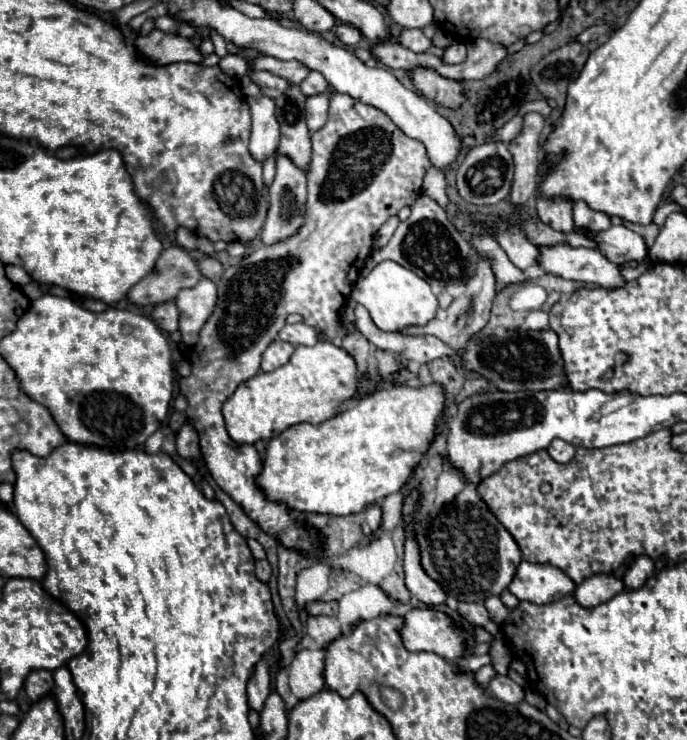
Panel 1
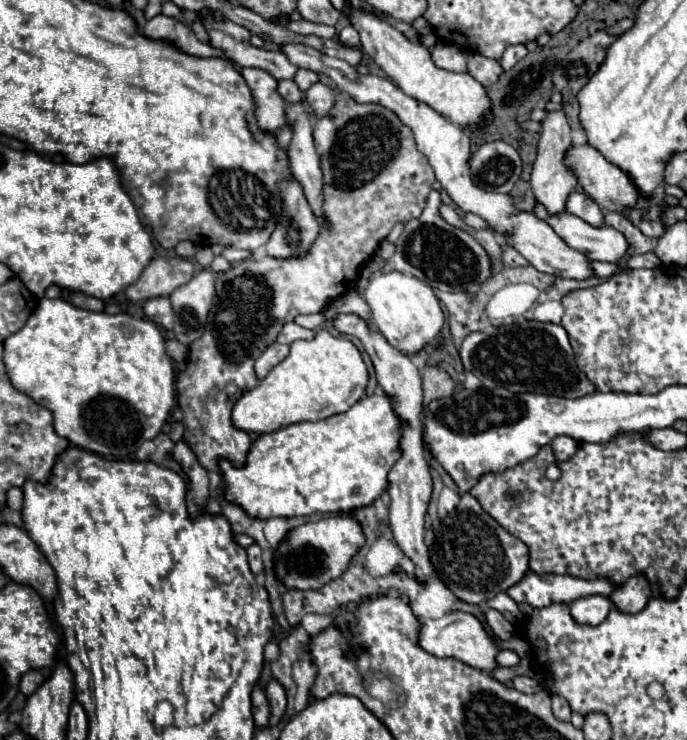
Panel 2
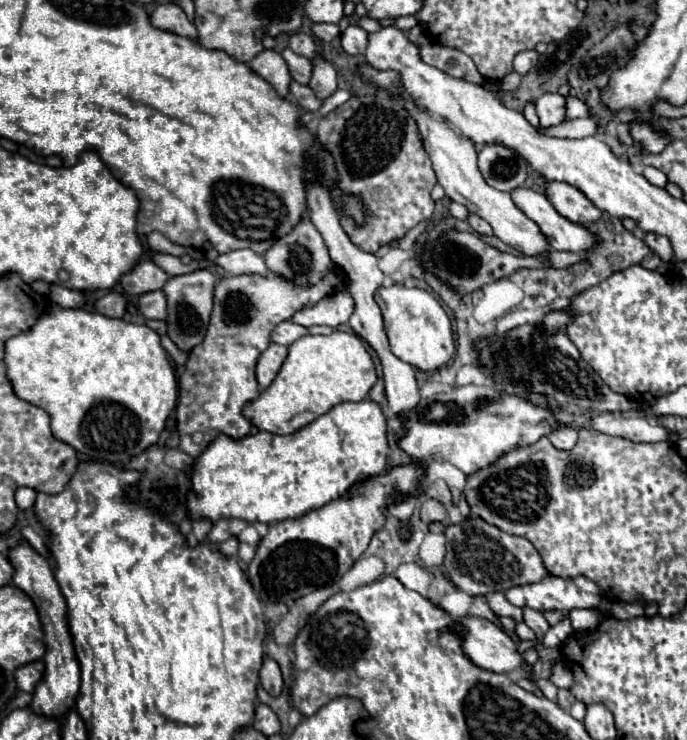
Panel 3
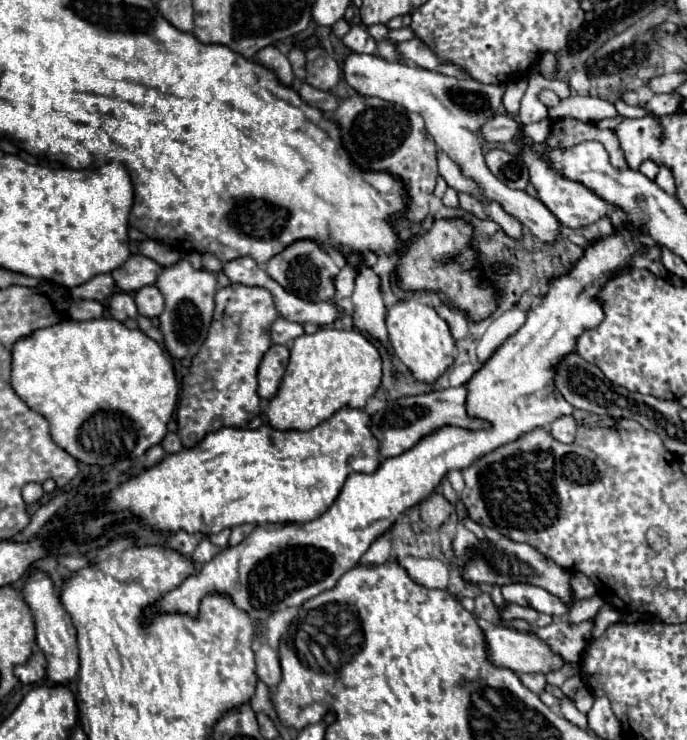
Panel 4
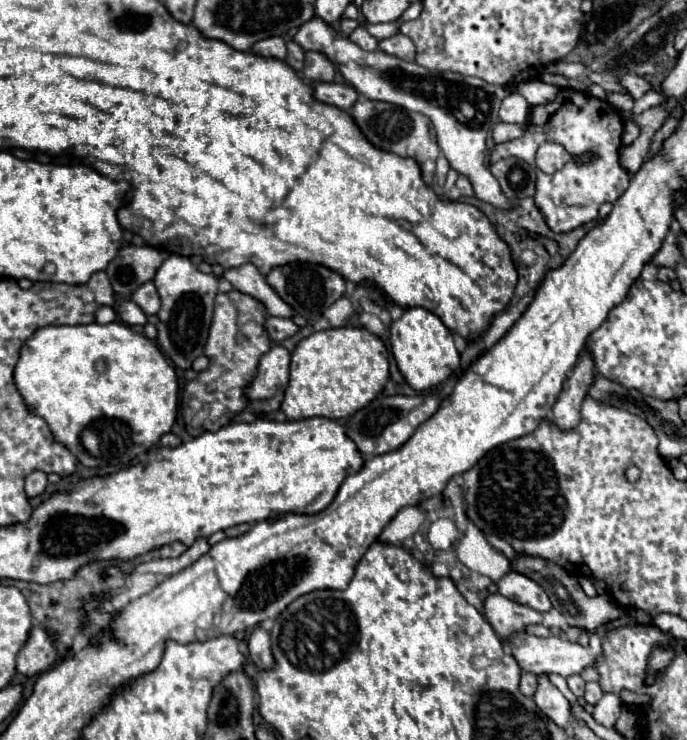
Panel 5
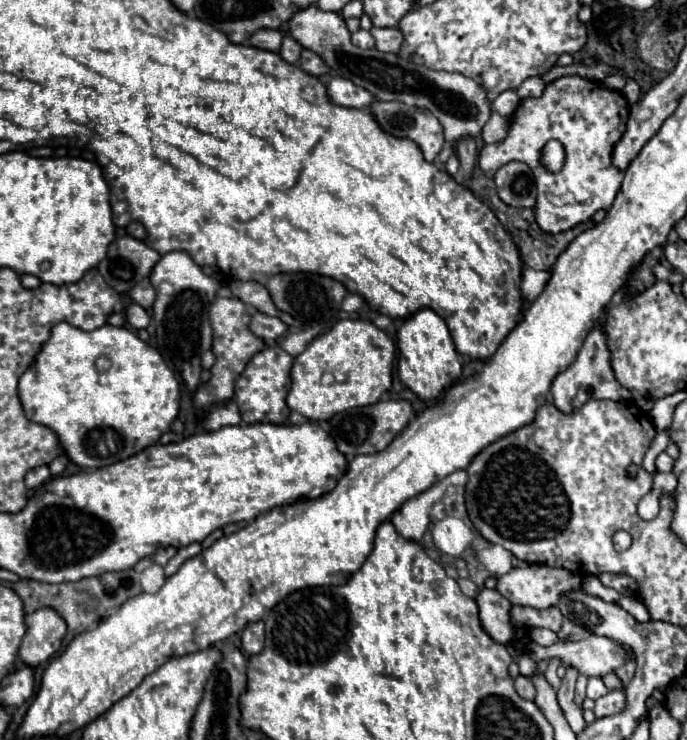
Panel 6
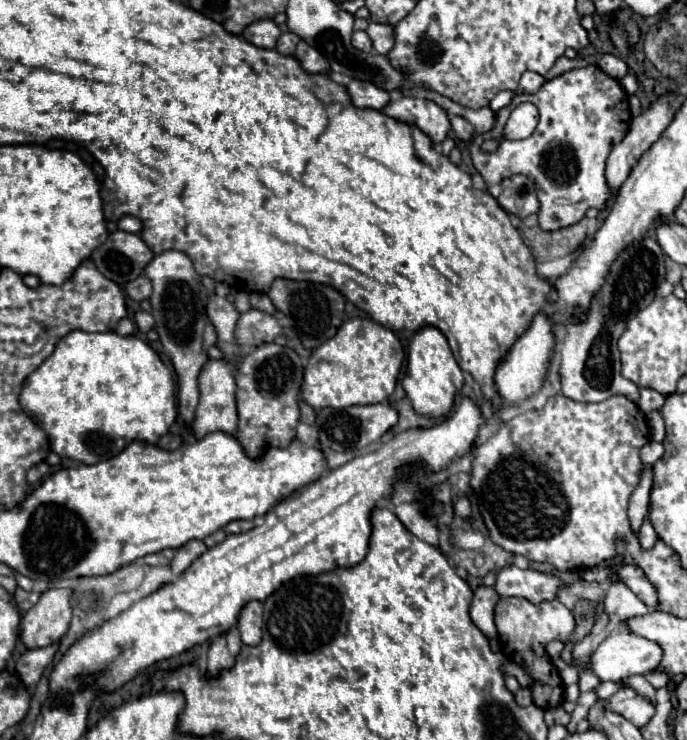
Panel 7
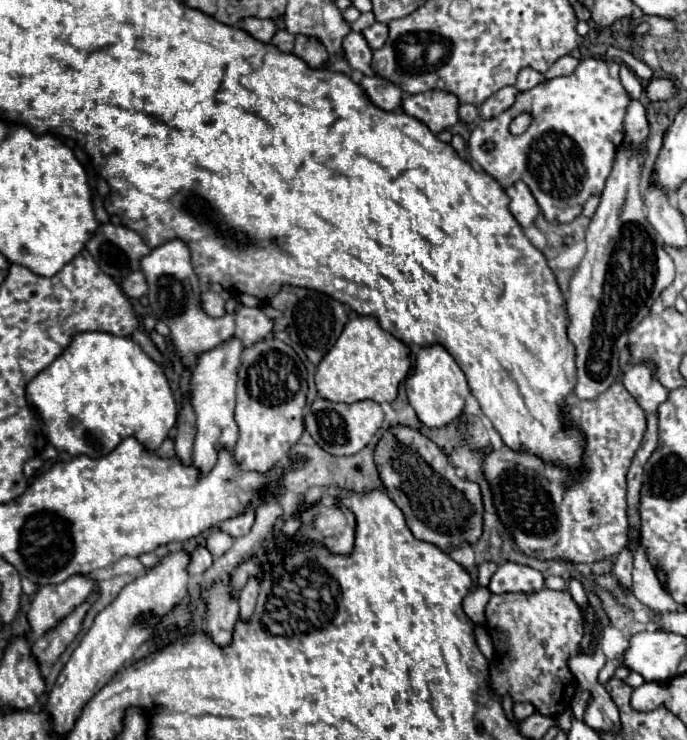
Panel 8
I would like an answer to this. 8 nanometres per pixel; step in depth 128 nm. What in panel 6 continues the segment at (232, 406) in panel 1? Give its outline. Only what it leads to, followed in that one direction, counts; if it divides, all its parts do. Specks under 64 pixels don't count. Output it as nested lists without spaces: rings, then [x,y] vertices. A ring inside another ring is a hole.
[[[338,320],[330,332],[312,340],[306,346],[306,350],[294,358],[294,366],[290,372],[292,386],[286,404],[290,410],[300,412],[308,420],[328,420],[334,414],[340,414],[350,408],[376,404],[392,384],[392,364],[394,364],[394,342],[386,336],[384,330],[376,328],[368,320]]]

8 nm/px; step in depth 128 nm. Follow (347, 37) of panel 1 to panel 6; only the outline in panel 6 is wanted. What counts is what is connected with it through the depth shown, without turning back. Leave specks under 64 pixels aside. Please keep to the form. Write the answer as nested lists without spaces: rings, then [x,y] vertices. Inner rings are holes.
[[[358,30],[352,34],[352,44],[360,46],[360,48],[374,48],[374,38],[366,30]]]

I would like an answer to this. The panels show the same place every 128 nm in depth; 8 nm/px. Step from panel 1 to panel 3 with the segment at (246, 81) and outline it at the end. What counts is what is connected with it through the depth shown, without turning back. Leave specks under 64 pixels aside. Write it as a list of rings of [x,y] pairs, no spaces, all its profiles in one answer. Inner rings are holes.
[[[262,50],[252,62],[248,62],[250,70],[264,78],[278,94],[280,98],[288,96],[288,84],[290,84],[290,72],[284,62],[284,58],[274,50]]]

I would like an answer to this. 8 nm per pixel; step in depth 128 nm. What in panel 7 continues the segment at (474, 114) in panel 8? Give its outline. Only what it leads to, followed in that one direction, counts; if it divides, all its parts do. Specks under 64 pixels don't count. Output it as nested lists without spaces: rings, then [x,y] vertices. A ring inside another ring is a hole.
[[[452,116],[452,118],[450,118],[450,124],[452,124],[452,130],[454,130],[456,138],[460,138],[460,140],[464,140],[464,142],[470,142],[470,140],[472,140],[472,136],[474,136],[474,126],[472,126],[468,120],[464,120],[464,118],[460,118],[460,116]]]

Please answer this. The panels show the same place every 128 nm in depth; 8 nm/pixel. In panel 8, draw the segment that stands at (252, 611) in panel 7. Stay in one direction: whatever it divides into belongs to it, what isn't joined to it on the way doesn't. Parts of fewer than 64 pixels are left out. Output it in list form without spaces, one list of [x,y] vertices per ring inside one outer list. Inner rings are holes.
[[[250,578],[248,584],[244,586],[244,590],[240,592],[238,604],[240,604],[240,620],[242,620],[242,622],[250,622],[252,610],[254,610],[254,606],[256,606],[258,590],[260,590],[260,582],[258,582],[256,578]]]

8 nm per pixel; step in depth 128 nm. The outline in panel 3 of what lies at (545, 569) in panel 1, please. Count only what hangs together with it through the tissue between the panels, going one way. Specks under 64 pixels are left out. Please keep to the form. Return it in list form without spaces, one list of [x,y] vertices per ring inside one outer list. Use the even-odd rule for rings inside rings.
[[[546,576],[536,584],[514,586],[506,590],[508,602],[514,606],[530,606],[534,610],[572,610],[572,608],[596,608],[602,594],[600,588],[586,577],[577,576],[564,580],[558,576]]]

